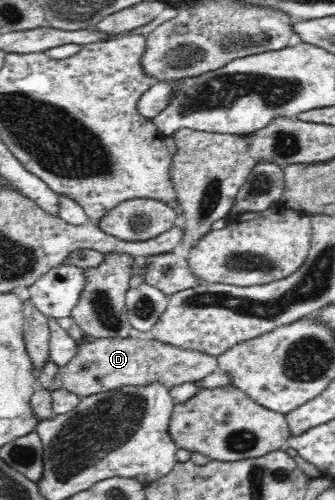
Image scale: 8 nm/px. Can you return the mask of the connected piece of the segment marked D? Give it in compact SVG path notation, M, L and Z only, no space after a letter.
M113 338L80 341L76 356L61 367L62 388L78 396L90 396L122 388L126 384L144 386L159 380L166 388L196 382L218 370L217 356L207 352L184 350L154 339Z

